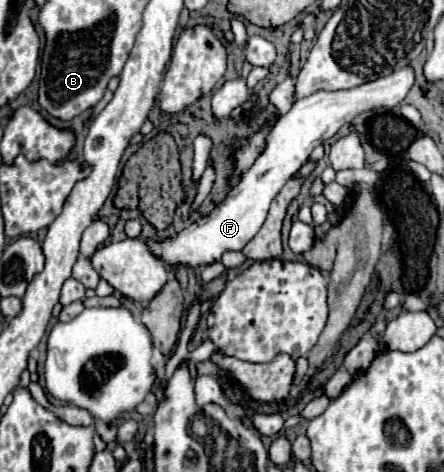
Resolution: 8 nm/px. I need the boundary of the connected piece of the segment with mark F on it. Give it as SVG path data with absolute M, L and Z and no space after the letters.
M406 65L400 71L364 83L362 87L354 87L346 91L316 91L314 95L298 99L286 115L278 117L266 141L266 151L254 161L254 165L246 171L246 175L242 175L240 183L226 195L226 199L218 203L212 209L212 213L200 217L190 227L176 233L174 237L162 241L144 239L150 253L160 261L164 261L170 269L178 269L178 267L196 269L202 265L212 265L216 261L222 261L222 255L226 251L242 251L246 243L262 227L272 199L278 195L284 183L298 171L298 167L310 157L316 145L334 137L342 125L348 125L354 117L358 117L364 111L400 105L406 99L408 91L414 87L414 81L416 81L414 69Z

